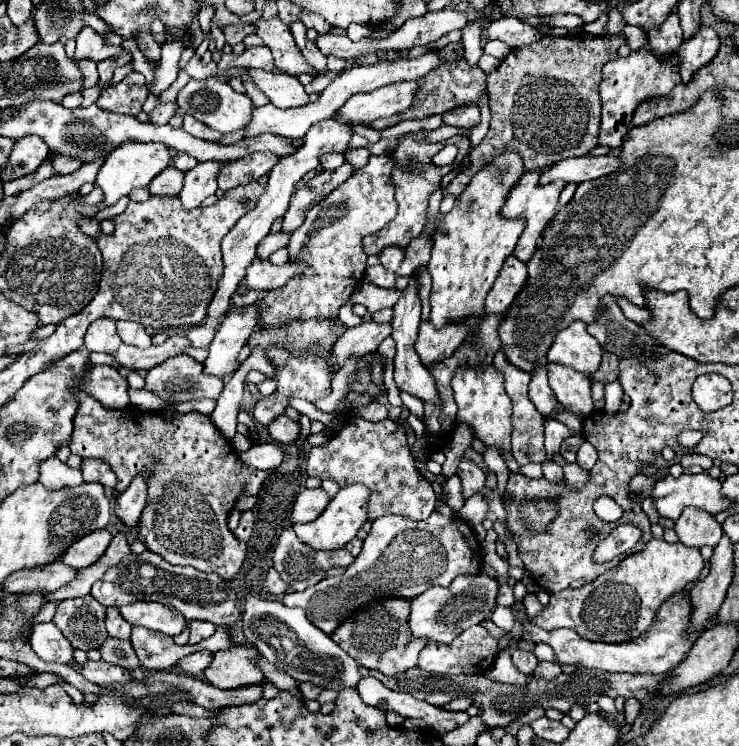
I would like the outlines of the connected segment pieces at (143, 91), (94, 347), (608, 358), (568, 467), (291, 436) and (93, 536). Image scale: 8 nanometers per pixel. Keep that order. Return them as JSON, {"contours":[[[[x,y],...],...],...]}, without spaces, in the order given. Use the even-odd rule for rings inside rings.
{"contours":[[[[133,70],[125,78],[129,78],[129,81],[111,85],[101,93],[96,101],[99,108],[113,113],[127,113],[127,115],[137,115],[141,111],[149,95],[145,77]]],[[[109,319],[95,321],[89,327],[89,333],[85,335],[85,347],[91,351],[115,355],[119,345],[121,345],[121,339],[115,333],[115,321],[109,321]]],[[[603,351],[603,361],[601,361],[599,369],[597,369],[595,373],[591,373],[591,375],[589,375],[589,377],[591,377],[591,381],[593,381],[593,383],[595,383],[595,381],[599,381],[599,383],[603,383],[603,385],[607,385],[607,383],[615,381],[615,379],[619,377],[617,363],[619,363],[619,359],[617,359],[613,353]]],[[[566,463],[563,472],[566,483],[573,489],[583,488],[589,478],[589,472],[581,469],[577,463]]],[[[281,415],[269,425],[269,435],[279,443],[293,443],[299,437],[299,425],[289,417]]],[[[99,529],[97,533],[89,533],[89,537],[83,537],[81,541],[75,541],[61,555],[59,561],[63,561],[65,565],[69,565],[73,569],[81,569],[85,565],[91,565],[105,553],[111,537],[113,535],[107,529]]]]}

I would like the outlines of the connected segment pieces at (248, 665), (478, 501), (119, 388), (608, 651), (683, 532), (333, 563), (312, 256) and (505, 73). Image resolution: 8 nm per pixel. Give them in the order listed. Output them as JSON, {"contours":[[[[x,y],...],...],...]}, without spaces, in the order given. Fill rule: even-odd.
{"contours":[[[[235,645],[225,651],[217,651],[213,665],[205,669],[205,681],[217,689],[239,689],[265,683],[265,675],[257,669],[259,651],[251,645]]],[[[480,493],[470,497],[458,512],[458,516],[470,526],[482,523],[486,514],[489,512],[488,503],[484,500],[485,497]]],[[[91,365],[81,389],[89,391],[107,409],[125,409],[129,405],[129,383],[109,365]]],[[[679,591],[661,603],[651,627],[641,637],[631,639],[627,643],[601,643],[601,641],[593,643],[593,641],[579,637],[575,631],[569,631],[569,629],[545,631],[545,629],[539,629],[537,625],[533,625],[531,621],[527,621],[523,625],[523,639],[531,641],[531,643],[551,645],[561,665],[565,665],[565,663],[567,665],[581,665],[581,667],[603,669],[603,671],[611,671],[611,673],[663,675],[663,673],[671,671],[673,667],[677,667],[687,657],[687,653],[691,651],[695,641],[701,637],[701,631],[687,633],[689,625],[691,625],[691,599],[685,591]]],[[[687,507],[675,521],[675,533],[679,541],[689,547],[715,547],[723,535],[723,529],[715,521],[713,513],[697,507]]],[[[285,529],[281,533],[279,543],[273,549],[273,567],[279,571],[281,579],[293,589],[293,591],[305,591],[311,585],[317,585],[329,569],[333,567],[347,567],[353,563],[353,555],[347,549],[333,549],[333,551],[317,551],[305,543],[301,543],[293,529]]],[[[371,155],[369,163],[353,173],[349,181],[329,193],[323,201],[319,201],[309,213],[307,219],[289,241],[289,259],[307,263],[307,273],[289,279],[281,289],[269,291],[257,305],[261,307],[261,323],[259,327],[279,327],[289,321],[307,321],[307,319],[331,319],[337,317],[339,307],[345,305],[355,291],[355,287],[365,277],[365,261],[367,255],[363,251],[363,237],[383,229],[395,215],[397,215],[397,201],[395,201],[395,185],[391,173],[395,169],[395,161],[391,155]]],[[[575,35],[575,37],[543,37],[535,41],[535,45],[527,45],[521,49],[513,49],[501,65],[487,73],[487,91],[489,91],[489,107],[491,107],[491,127],[483,141],[471,151],[471,165],[467,171],[461,171],[445,189],[447,195],[457,197],[465,185],[469,183],[471,175],[493,157],[493,153],[501,153],[505,149],[513,149],[521,153],[525,171],[529,169],[543,169],[561,159],[581,157],[587,155],[593,147],[597,147],[599,135],[599,121],[601,121],[601,97],[599,97],[599,83],[601,83],[601,67],[607,61],[617,59],[617,49],[625,43],[623,35],[609,35],[609,37],[591,37],[591,35]]]]}

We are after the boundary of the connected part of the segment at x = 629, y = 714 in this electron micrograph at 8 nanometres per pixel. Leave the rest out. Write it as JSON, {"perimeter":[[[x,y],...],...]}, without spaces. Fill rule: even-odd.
{"perimeter":[[[627,699],[624,706],[624,715],[626,719],[626,725],[633,724],[641,710],[641,704],[637,699]]]}

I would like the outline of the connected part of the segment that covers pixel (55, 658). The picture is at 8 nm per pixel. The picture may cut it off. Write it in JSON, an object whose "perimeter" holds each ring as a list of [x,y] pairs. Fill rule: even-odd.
{"perimeter":[[[39,623],[31,627],[31,637],[29,643],[33,651],[43,659],[43,661],[53,661],[53,663],[67,663],[73,659],[73,647],[57,629],[55,623]]]}

